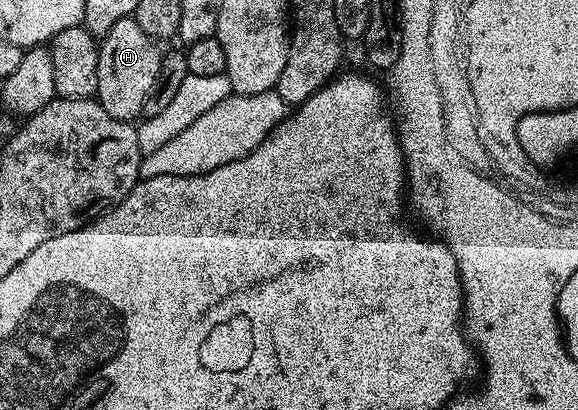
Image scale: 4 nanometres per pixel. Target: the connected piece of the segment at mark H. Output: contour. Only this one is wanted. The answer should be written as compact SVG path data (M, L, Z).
M134 17L117 20L117 24L113 24L99 42L94 97L103 105L105 112L109 112L109 116L134 123L143 113L145 96L149 96L149 88L153 88L162 59L163 54L155 39L141 32L141 24L137 24Z

